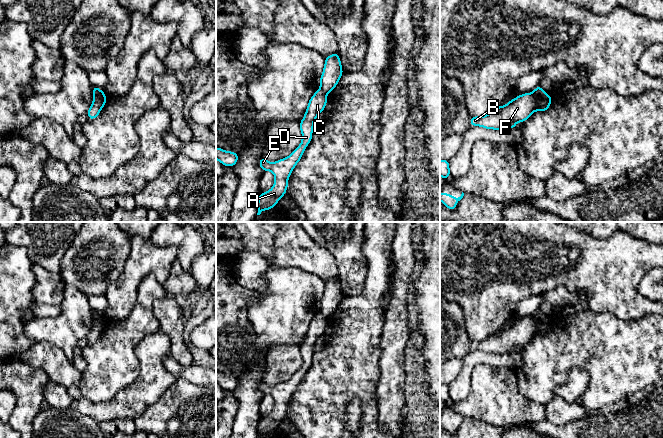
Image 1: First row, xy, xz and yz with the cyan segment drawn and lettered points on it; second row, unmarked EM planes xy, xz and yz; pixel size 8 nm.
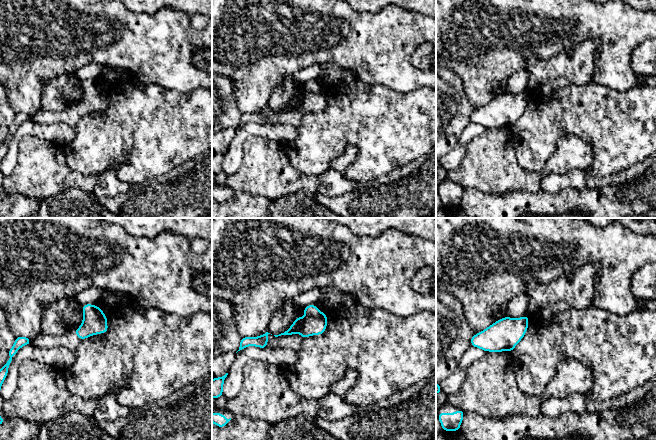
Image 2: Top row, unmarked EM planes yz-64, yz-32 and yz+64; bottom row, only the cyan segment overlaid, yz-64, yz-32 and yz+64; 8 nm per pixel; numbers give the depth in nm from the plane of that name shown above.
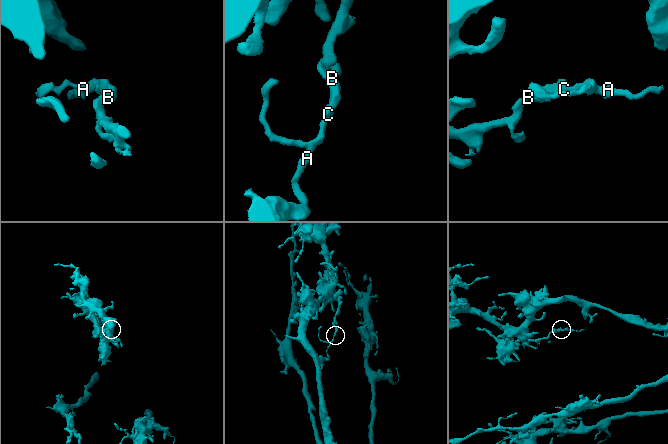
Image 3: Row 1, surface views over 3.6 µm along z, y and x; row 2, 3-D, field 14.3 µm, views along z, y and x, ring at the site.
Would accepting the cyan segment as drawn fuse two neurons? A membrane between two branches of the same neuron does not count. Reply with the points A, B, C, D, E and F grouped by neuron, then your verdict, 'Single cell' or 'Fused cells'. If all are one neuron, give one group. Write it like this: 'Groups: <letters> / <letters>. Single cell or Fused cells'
Groups: A C D E / B F. Fused cells

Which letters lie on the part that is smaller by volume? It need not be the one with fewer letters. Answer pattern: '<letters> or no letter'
A, C, D, E

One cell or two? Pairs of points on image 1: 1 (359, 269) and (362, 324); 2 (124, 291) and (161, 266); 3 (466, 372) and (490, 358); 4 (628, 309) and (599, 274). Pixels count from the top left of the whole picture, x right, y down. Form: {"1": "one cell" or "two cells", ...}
{"1": "two cells", "2": "one cell", "3": "one cell", "4": "one cell"}

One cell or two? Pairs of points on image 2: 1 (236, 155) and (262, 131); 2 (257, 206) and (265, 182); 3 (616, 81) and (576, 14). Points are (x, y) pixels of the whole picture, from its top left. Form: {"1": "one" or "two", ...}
{"1": "one", "2": "two", "3": "one"}

